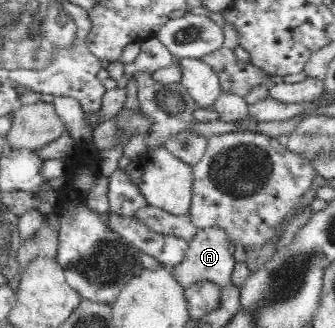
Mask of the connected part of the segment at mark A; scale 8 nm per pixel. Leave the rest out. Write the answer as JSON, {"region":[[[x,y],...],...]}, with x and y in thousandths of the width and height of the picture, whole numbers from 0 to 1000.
{"region":[[[591,695],[585,720],[564,738],[549,793],[537,805],[507,814],[510,832],[549,881],[585,860],[636,860],[657,878],[681,872],[699,823],[699,753],[672,701],[660,695]]]}

